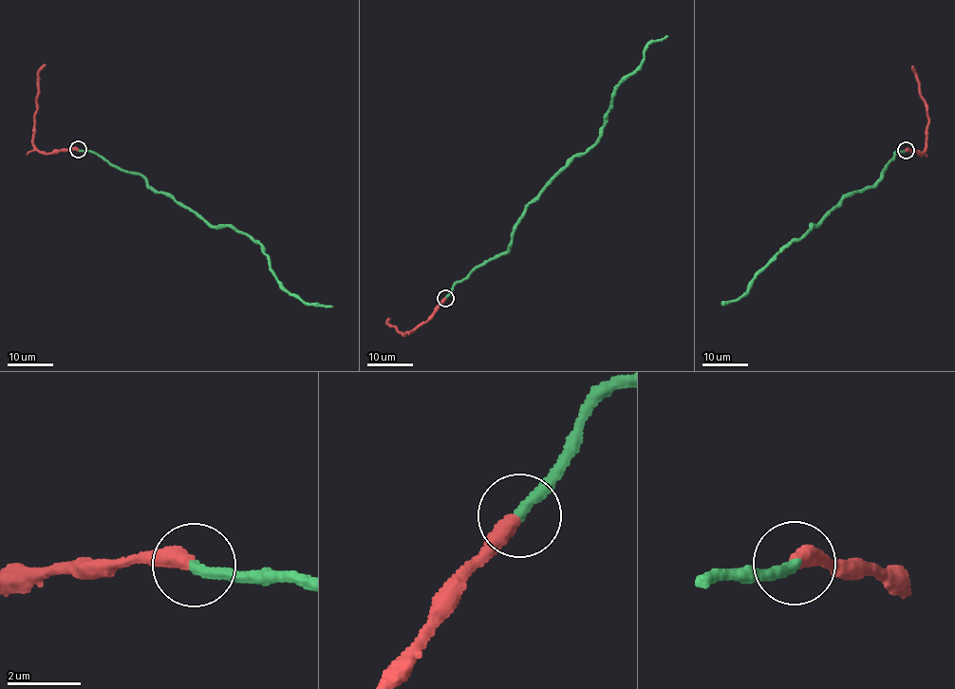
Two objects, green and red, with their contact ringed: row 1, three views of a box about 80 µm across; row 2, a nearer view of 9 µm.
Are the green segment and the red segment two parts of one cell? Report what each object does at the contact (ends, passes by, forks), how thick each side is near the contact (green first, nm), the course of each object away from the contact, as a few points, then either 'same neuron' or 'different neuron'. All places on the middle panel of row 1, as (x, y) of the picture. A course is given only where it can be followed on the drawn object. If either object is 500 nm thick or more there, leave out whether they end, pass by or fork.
green ends | red ends | 320/440 nm | green via (445, 298), (454, 285), (507, 251), (526, 205), (596, 141), (615, 88), (640, 65), (646, 46), (667, 36) | red via (445, 298), (427, 321), (402, 335), (395, 327), (387, 325), (389, 318) | same neuron

